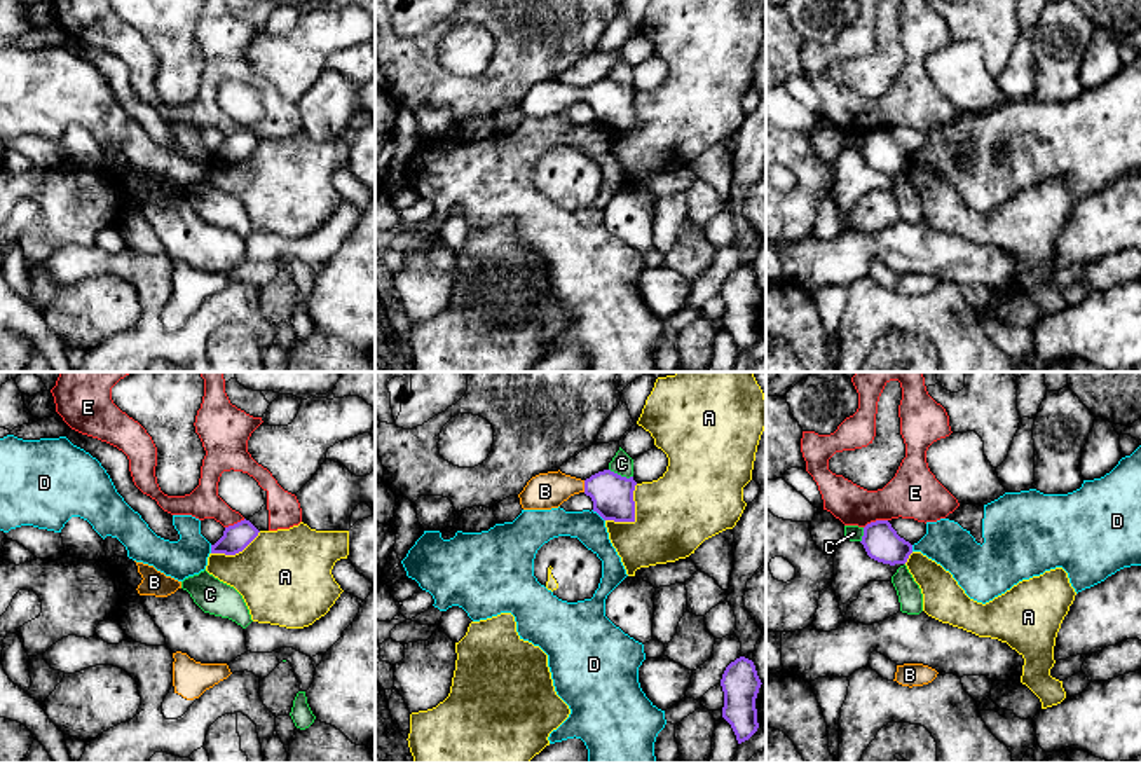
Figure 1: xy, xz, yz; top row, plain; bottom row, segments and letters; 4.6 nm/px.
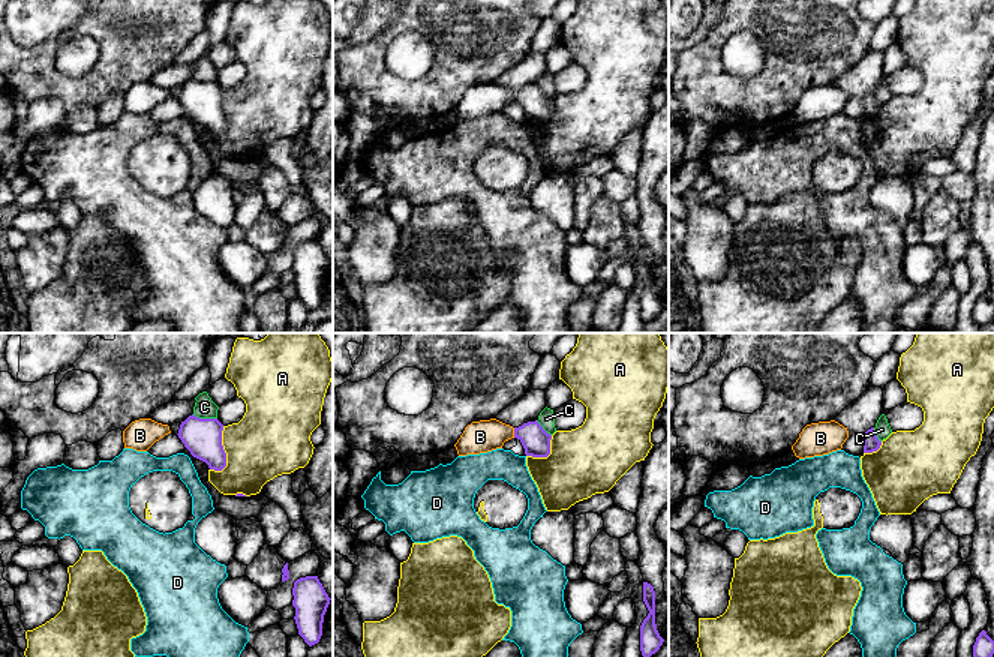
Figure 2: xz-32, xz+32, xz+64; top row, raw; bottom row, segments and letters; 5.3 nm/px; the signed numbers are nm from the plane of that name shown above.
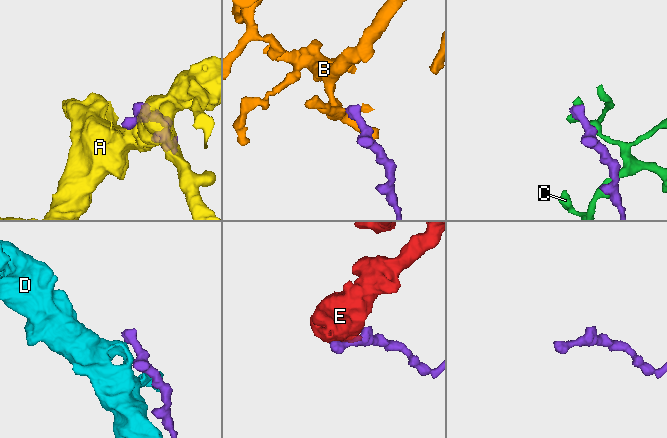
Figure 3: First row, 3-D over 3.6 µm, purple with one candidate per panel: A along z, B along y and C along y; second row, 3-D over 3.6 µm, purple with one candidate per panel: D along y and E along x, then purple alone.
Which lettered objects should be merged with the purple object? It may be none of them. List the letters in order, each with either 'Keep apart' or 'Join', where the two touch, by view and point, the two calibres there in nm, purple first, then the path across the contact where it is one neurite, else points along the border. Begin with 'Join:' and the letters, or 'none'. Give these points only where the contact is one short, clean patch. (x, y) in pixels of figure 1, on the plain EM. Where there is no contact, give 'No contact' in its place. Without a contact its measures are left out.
Join: B
A: Keep apart. Touches purple at xz (634, 124). Thickness 190 nm (purple) against 360 nm. Boundary: xz (637, 93), (634, 100), (634, 128), (606, 130)
B: Join. Touches purple at xz (585, 95). Thickness 190 nm (purple) against 170 nm. Path across: xz (613, 103), (606, 96), (585, 95), (560, 95), (545, 100)
C: Keep apart. Touches purple at xz (620, 84). Thickness 190 nm (purple) against 100 nm
D: Keep apart. Touches purple at xz (599, 123). Thickness 190 nm (purple) against 150 nm. Boundary: xz (592, 119), (604, 130)
E: Keep apart. Touches purple at yz (876, 130). Thickness 160 nm (purple) against 240 nm

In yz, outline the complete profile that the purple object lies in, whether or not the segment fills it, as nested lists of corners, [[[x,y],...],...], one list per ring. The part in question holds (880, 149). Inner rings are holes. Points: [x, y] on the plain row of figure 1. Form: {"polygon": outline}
{"polygon": [[[876,129],[864,136],[860,150],[867,164],[883,173],[905,173],[912,154],[900,147],[888,129]]]}

